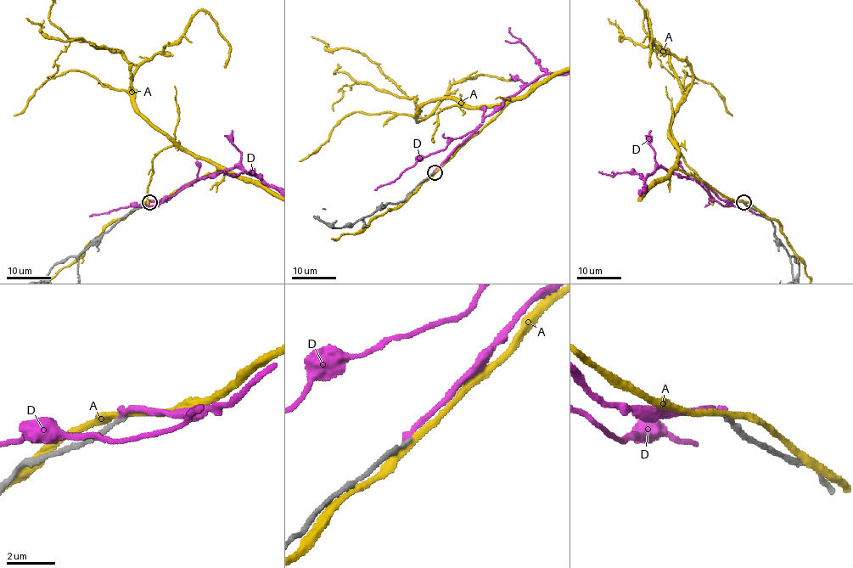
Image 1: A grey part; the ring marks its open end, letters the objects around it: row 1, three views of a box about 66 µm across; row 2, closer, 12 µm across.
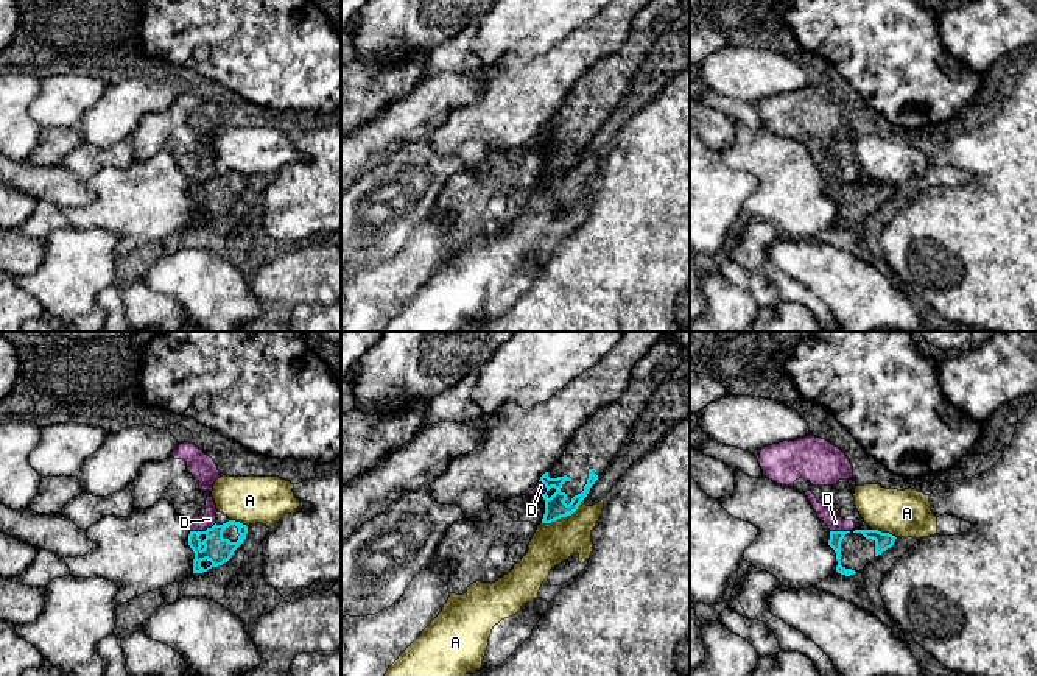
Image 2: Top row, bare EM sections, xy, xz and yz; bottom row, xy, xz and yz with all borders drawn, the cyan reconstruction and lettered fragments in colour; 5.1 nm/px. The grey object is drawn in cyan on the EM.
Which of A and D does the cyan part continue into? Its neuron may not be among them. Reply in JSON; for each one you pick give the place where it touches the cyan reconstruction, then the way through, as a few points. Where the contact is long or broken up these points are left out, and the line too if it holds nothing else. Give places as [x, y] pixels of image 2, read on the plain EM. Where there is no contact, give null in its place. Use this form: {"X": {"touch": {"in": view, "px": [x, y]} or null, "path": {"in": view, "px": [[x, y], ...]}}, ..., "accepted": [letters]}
{"accepted": []}

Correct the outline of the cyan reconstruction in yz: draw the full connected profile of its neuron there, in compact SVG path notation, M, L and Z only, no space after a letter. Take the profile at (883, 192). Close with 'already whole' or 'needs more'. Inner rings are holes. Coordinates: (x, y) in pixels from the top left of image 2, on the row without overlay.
M878 181L830 182L828 196L836 204L836 223L845 227L855 226L891 199L895 190Z | needs more

